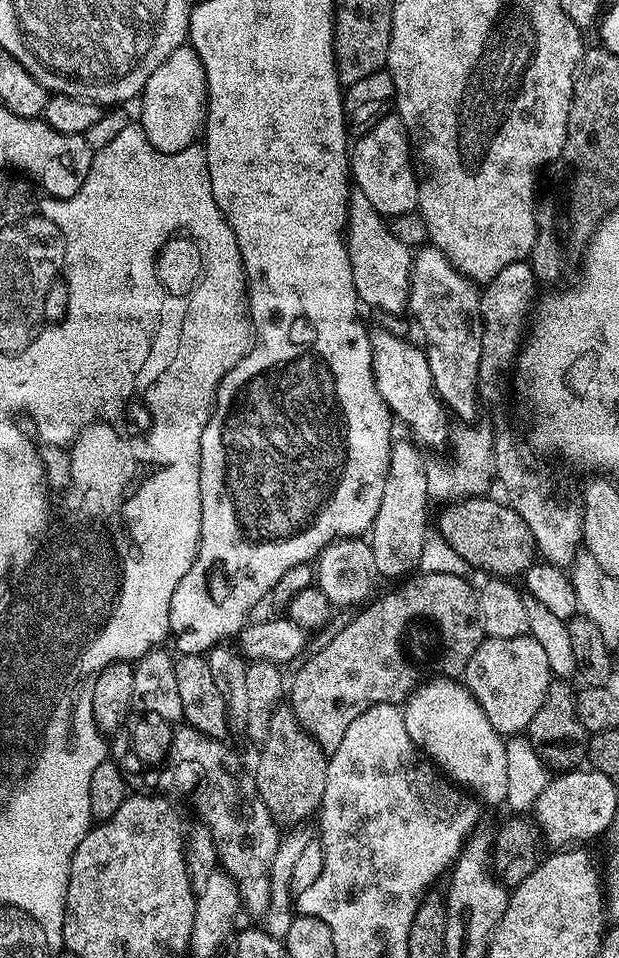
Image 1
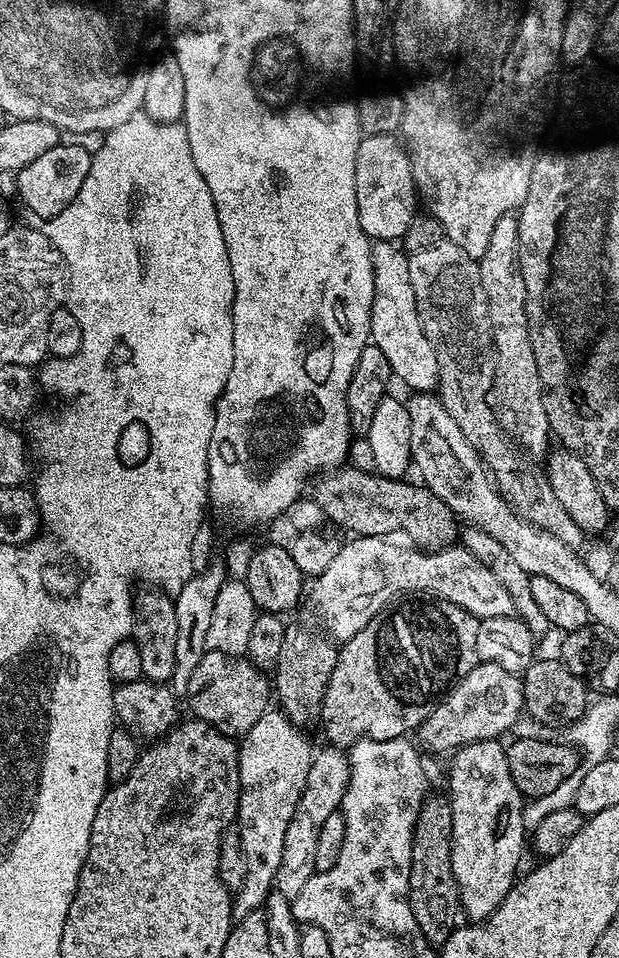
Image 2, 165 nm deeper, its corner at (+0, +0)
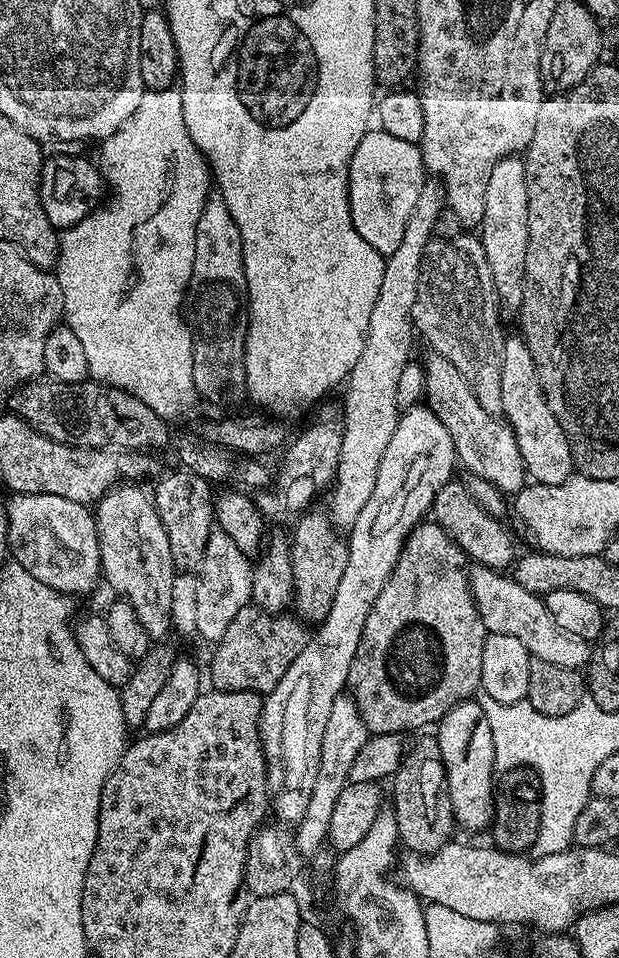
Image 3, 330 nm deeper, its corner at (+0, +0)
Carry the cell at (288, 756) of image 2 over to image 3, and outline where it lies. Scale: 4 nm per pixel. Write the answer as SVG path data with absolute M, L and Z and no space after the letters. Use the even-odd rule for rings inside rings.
M427 406L403 409L400 421L394 426L394 434L390 434L386 454L382 454L382 466L378 466L378 482L374 482L374 494L370 494L370 502L366 502L362 514L358 514L358 522L354 522L347 533L346 570L334 594L330 614L326 614L324 621L317 627L320 629L317 632L315 629L309 635L302 654L298 654L298 658L290 662L290 670L282 674L282 682L278 682L278 686L274 686L274 690L263 697L260 741L266 762L270 812L277 821L285 825L299 824L302 814L306 814L306 806L310 806L310 794L318 779L318 762L322 754L322 730L326 730L334 698L345 691L354 654L358 654L358 642L362 642L362 626L366 626L366 618L370 618L370 610L378 594L382 594L382 586L386 586L388 575L394 570L409 534L431 513L438 490L442 490L442 486L453 479L452 471L455 468L458 468L456 447L450 438L450 430L442 426L440 415Z

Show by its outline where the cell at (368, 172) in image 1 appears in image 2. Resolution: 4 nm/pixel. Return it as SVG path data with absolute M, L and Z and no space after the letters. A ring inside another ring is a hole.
M374 134L361 139L354 166L354 186L358 194L358 222L362 222L369 240L396 242L403 238L418 215L418 193L410 158L395 135Z

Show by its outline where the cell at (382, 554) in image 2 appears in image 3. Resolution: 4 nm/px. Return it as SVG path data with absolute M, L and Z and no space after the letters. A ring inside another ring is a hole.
M473 563L468 572L468 586L476 600L476 609L484 619L485 633L510 634L510 638L518 638L534 660L554 662L554 666L563 668L583 669L590 655L589 641L578 638L578 634L569 634L563 626L558 626L541 597L523 588L511 575L504 575L508 574L477 563Z

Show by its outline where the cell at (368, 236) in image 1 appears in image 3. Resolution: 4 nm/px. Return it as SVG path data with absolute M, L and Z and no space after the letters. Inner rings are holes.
M428 354L422 360L424 369L424 396L427 407L440 415L442 426L450 430L450 438L456 447L456 458L472 471L473 477L488 480L495 488L505 494L515 494L525 487L526 473L522 454L518 450L518 442L512 429L499 415L485 410L482 402L474 398L474 390L470 390L470 382L458 374L454 362L444 356Z

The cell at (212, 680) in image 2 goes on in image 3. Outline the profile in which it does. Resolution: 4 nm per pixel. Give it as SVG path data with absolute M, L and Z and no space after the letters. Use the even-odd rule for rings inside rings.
M255 606L238 610L226 634L213 647L211 687L221 692L272 692L282 682L282 674L290 670L290 662L302 654L309 635L309 625L295 614L263 612Z

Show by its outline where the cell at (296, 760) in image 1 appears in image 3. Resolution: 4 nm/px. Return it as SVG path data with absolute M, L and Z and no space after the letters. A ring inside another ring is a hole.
M316 511L305 512L295 521L292 529L296 529L290 532L294 570L294 612L308 622L322 622L326 614L330 614L330 606L334 602L334 594L346 570L348 557L347 539L339 531L334 530L331 515L327 511Z

